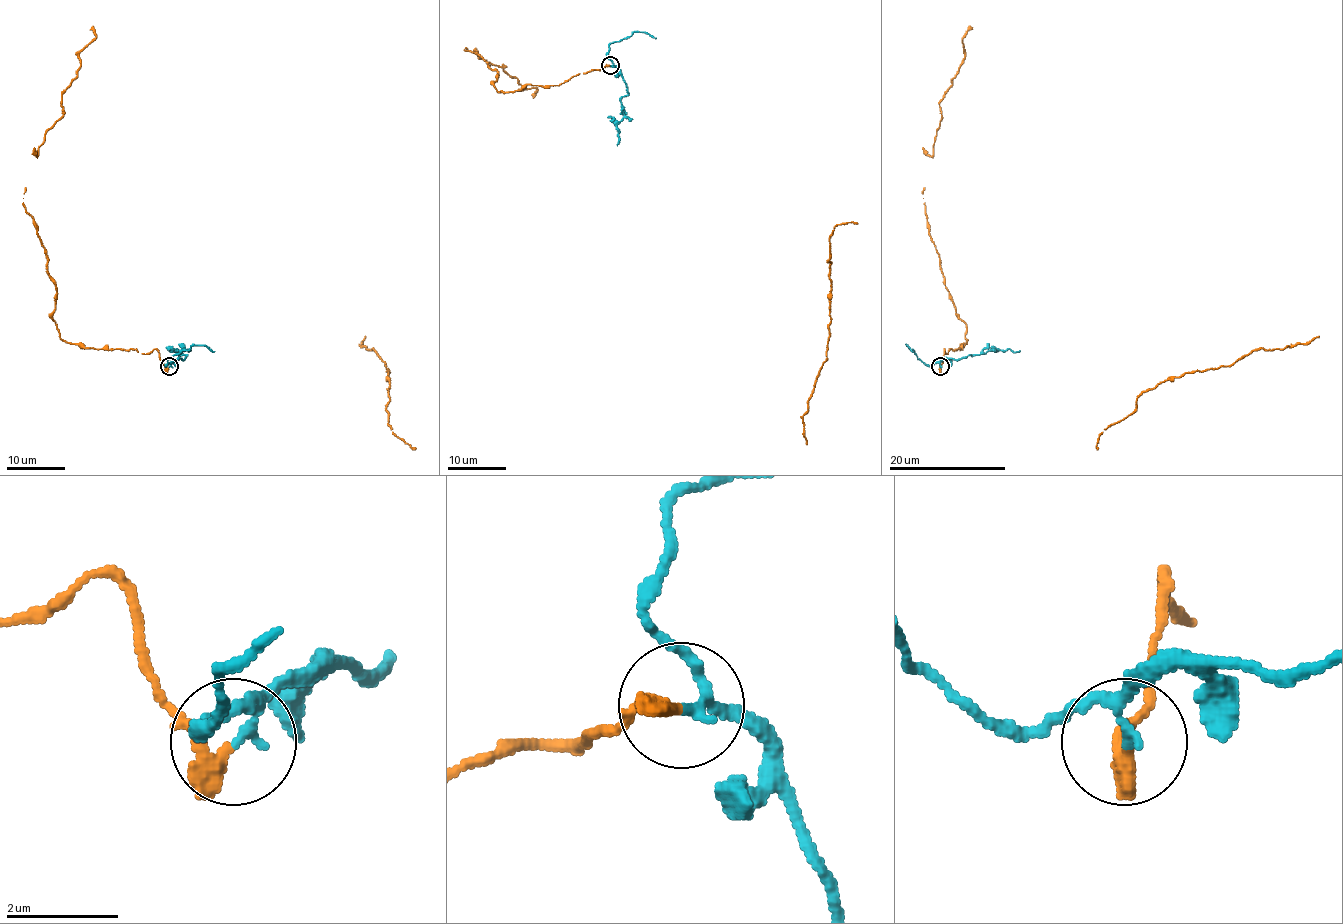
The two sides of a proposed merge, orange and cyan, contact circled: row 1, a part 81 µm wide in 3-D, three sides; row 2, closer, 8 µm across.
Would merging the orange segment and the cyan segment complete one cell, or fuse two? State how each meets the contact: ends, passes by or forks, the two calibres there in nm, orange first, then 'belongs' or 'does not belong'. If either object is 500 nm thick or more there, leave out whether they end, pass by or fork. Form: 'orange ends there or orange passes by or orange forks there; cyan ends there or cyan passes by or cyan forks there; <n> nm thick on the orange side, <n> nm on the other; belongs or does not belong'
orange ends there; cyan passes by; 360 nm thick on the orange side, 130 nm on the other; does not belong

